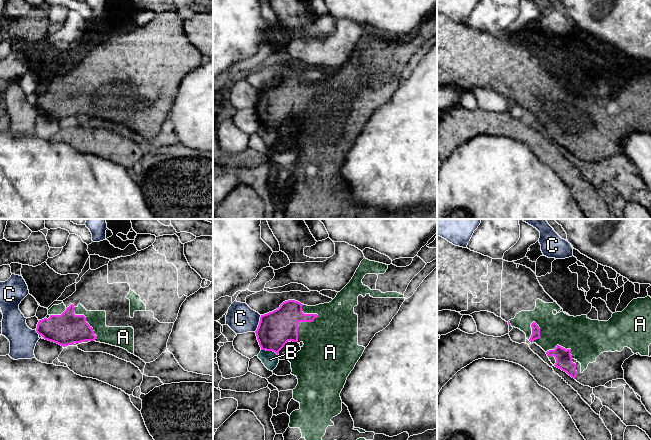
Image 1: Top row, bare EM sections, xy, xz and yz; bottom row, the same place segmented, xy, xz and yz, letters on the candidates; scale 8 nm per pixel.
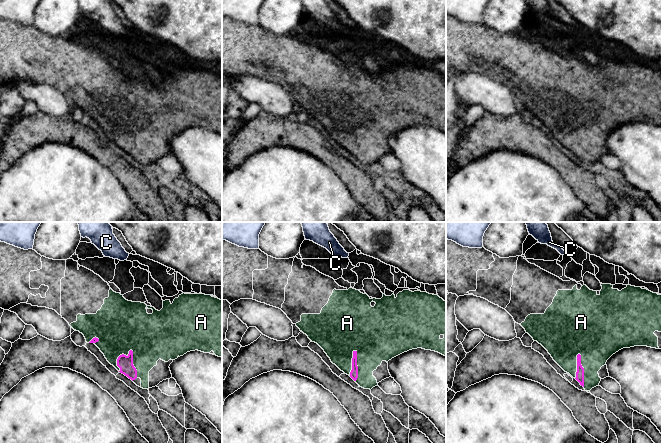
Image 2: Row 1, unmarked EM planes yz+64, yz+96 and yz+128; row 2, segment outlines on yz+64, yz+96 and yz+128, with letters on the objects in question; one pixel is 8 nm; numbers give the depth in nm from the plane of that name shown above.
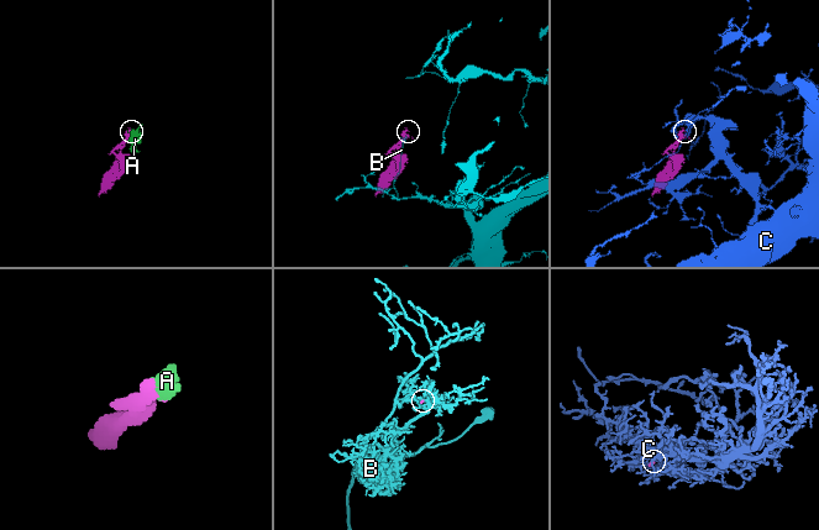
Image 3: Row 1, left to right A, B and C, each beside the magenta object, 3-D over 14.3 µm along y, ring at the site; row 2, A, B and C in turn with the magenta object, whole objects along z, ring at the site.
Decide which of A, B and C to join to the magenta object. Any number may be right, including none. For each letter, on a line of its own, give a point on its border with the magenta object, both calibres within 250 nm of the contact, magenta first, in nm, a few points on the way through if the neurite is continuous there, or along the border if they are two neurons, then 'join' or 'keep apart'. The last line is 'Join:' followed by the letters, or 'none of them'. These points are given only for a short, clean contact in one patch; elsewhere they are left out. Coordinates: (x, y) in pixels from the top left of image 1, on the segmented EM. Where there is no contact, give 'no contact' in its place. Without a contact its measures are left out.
A: xz (310, 321) | 280/440 nm | join
B: xz (269, 350) | 280/140 nm | along xz (261, 349), (273, 351), (277, 355) | keep apart
C: xz (259, 323) | 280/220 nm | along xz (261, 315), (258, 327), (254, 331) | keep apart
Join: A

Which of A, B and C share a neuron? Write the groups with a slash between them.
A / B / C

